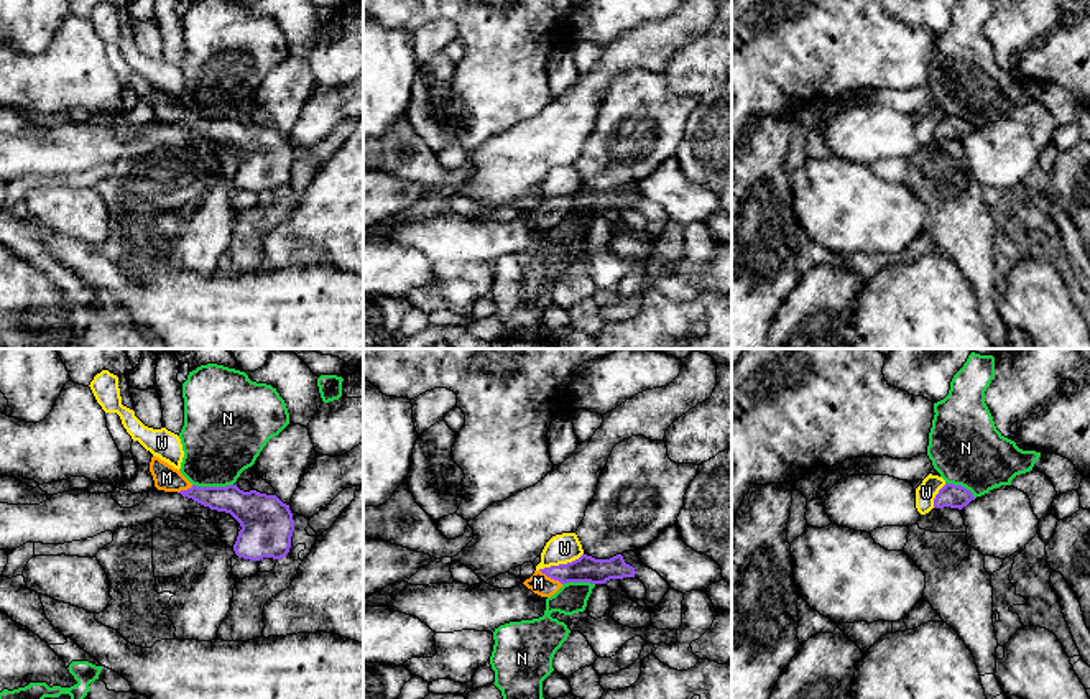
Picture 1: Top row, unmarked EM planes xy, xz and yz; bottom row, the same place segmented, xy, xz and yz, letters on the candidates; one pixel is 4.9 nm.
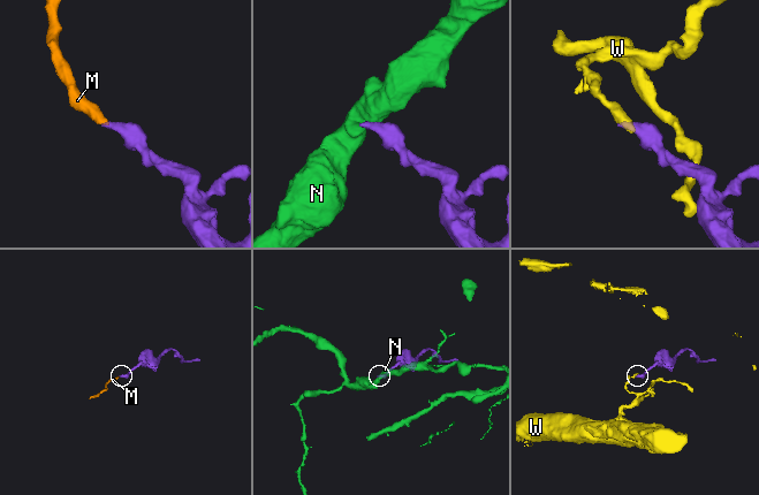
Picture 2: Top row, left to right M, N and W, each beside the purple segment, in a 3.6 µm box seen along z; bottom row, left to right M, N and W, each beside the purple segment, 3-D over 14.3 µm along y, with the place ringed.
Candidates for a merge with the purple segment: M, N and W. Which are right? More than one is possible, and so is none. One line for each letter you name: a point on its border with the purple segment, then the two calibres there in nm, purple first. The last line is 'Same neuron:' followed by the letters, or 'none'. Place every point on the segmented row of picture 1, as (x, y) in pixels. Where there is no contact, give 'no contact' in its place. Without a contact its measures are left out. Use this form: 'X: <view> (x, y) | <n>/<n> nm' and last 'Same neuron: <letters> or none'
M: xz (551, 578) | 130/100 nm
Same neuron: M

